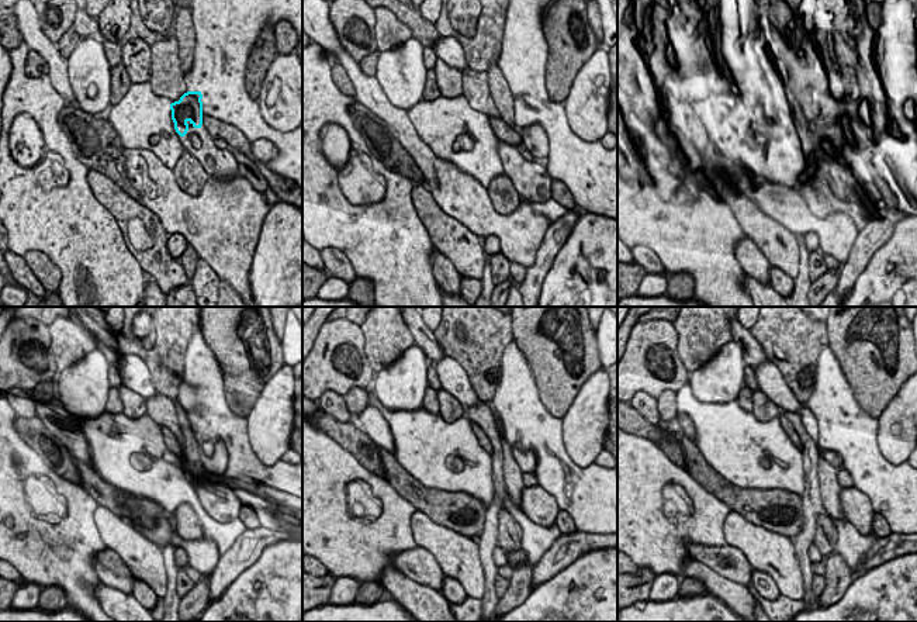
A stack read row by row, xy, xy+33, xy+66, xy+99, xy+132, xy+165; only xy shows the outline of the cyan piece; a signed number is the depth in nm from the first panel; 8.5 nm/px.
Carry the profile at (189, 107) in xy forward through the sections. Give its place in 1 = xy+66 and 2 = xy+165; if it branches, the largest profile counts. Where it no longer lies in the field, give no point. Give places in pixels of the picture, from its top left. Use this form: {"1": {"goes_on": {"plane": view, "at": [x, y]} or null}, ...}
{"1": {"goes_on": {"plane": "xy+66", "at": [812, 107]}}, "2": {"goes_on": {"plane": "xy+165", "at": [831, 490]}}}

